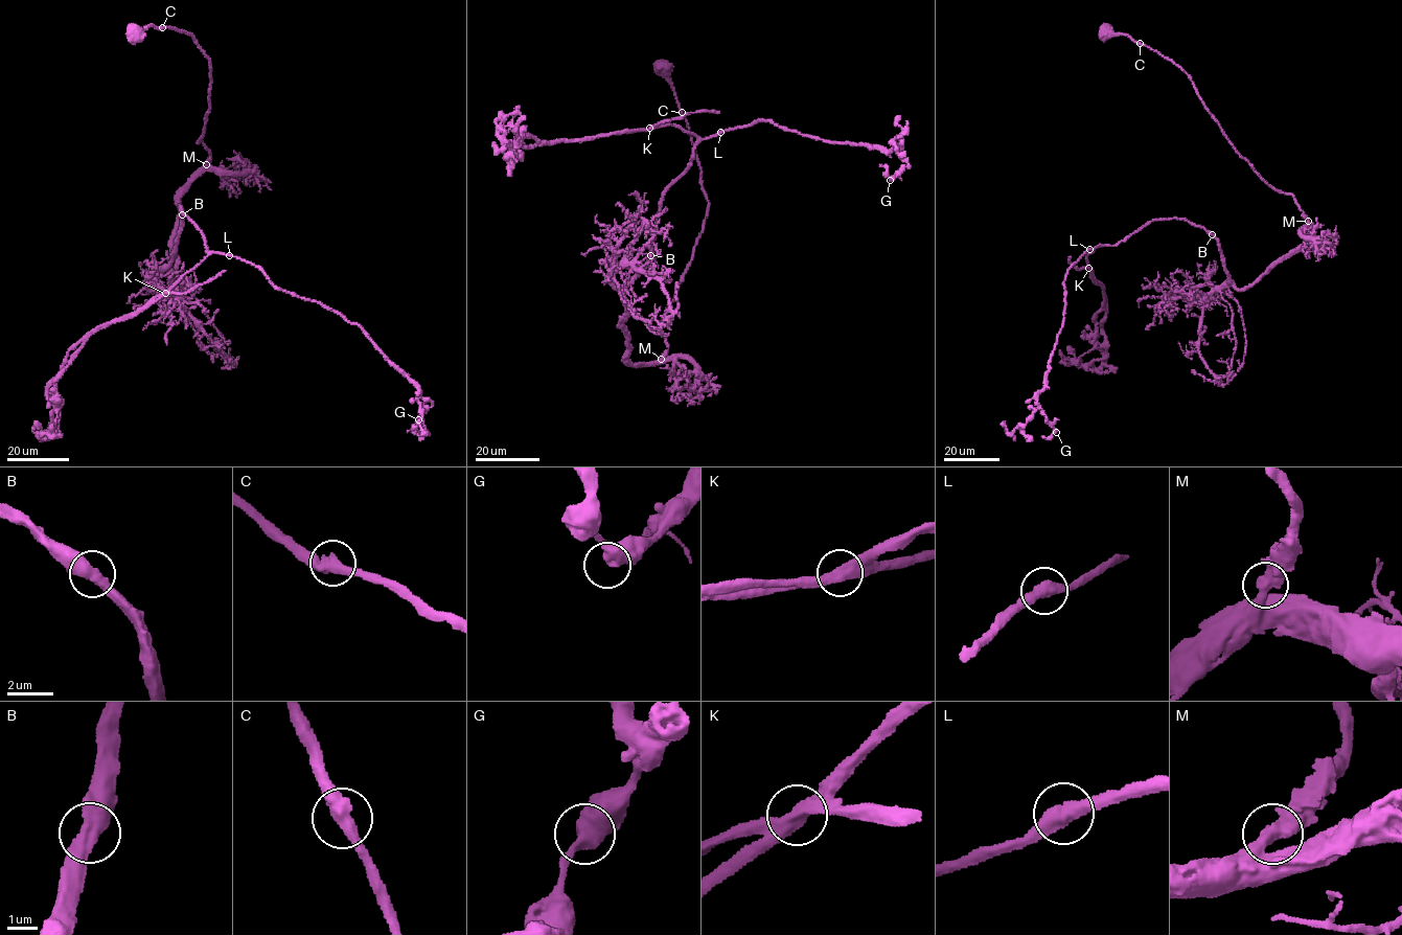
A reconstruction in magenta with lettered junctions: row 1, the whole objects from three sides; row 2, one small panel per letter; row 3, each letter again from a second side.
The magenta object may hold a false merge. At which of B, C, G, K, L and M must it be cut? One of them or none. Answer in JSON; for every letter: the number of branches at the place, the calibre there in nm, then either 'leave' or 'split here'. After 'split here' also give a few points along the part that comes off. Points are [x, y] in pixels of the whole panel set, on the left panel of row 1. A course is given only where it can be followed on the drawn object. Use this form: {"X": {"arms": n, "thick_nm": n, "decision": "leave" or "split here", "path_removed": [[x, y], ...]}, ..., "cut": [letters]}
{"B": {"arms": 2, "thick_nm": 550, "decision": "leave"}, "C": {"arms": 2, "thick_nm": 440, "decision": "leave"}, "G": {"arms": 2, "thick_nm": 500, "decision": "leave"}, "K": {"arms": 2, "thick_nm": 500, "decision": "split here", "path_removed": [[165, 293], [99, 327], [65, 367], [56, 380], [52, 430], [45, 438], [38, 435], [55, 436]]}, "L": {"arms": 2, "thick_nm": 480, "decision": "leave"}, "M": {"arms": 2, "thick_nm": 480, "decision": "leave"}, "cut": ["K"]}

